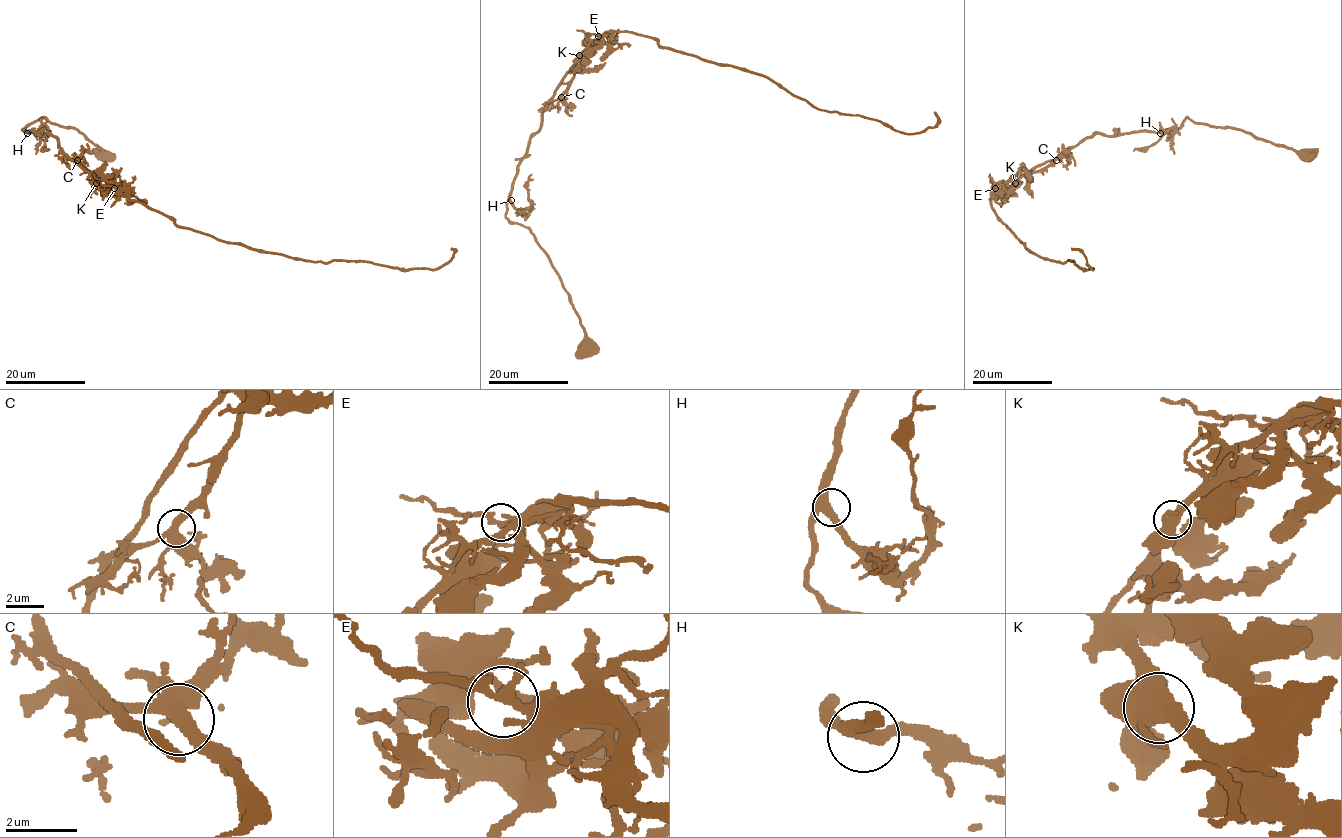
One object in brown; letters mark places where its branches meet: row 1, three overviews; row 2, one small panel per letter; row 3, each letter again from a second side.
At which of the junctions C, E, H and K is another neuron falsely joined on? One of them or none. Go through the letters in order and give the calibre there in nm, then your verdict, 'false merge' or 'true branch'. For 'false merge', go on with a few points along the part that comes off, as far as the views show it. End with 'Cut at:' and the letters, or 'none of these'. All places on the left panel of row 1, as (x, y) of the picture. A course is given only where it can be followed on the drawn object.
C: calibre 400 nm; true branch
E: calibre 240 nm; true branch
H: calibre 320 nm; true branch
K: calibre 480 nm; true branch
Cut at: none of these

